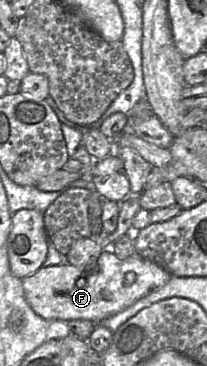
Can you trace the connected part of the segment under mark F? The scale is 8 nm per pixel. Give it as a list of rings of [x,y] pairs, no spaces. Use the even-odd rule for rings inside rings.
[[[106,248],[96,261],[95,271],[86,274],[86,267],[71,264],[42,266],[22,279],[24,296],[39,316],[69,321],[86,319],[97,323],[134,304],[150,291],[164,286],[171,274],[158,264],[139,255],[126,259]]]

